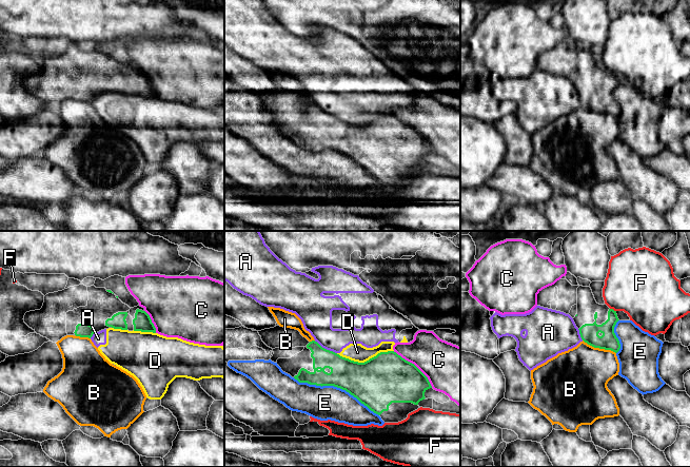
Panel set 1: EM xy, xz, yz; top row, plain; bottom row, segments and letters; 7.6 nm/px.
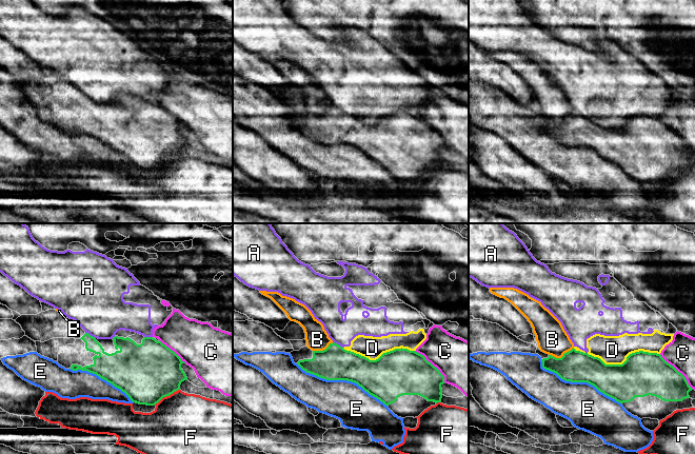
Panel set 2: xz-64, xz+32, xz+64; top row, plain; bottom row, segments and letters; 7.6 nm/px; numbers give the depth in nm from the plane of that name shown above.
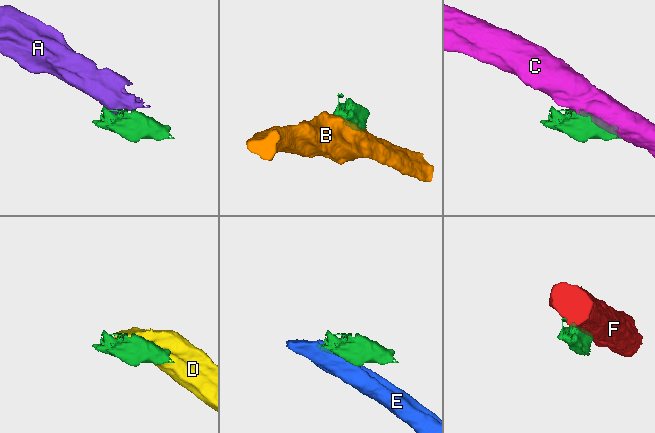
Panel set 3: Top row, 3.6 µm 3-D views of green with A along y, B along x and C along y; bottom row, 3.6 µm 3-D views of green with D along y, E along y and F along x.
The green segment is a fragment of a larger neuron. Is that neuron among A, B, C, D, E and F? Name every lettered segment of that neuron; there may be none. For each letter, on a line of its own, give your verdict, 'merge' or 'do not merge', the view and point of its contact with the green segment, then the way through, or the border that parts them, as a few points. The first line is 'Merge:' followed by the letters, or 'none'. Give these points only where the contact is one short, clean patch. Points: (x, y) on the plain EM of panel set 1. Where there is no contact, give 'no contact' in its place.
Merge: none
A: do not merge; contact xz (326, 113)
B: do not merge; contact yz (599, 112)
C: do not merge; contact xz (415, 130)
D: do not merge; contact xz (365, 125)
E: do not merge; contact xz (336, 150)
F: do not merge; contact yz (612, 73)

